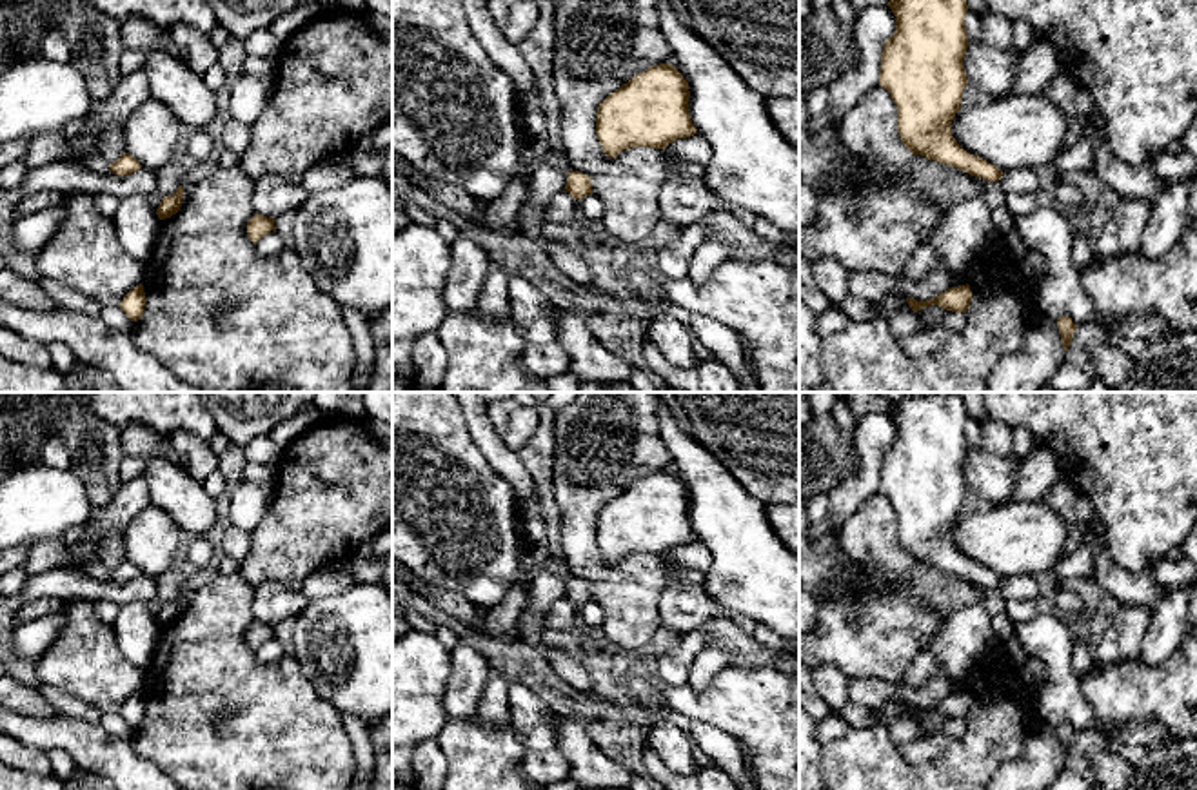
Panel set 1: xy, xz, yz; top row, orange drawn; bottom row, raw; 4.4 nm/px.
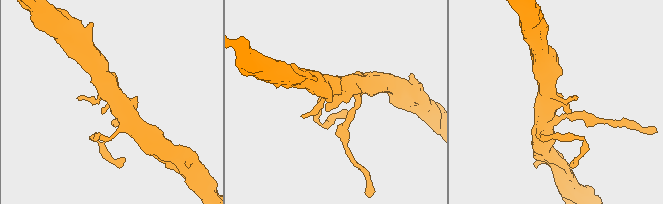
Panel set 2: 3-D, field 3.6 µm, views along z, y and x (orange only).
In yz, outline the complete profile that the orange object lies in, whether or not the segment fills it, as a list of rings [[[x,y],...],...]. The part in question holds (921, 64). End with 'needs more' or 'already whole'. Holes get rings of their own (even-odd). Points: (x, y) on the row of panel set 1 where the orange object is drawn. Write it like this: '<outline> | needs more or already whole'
[[[890,0],[895,33],[881,53],[879,85],[890,93],[897,107],[897,133],[912,154],[957,167],[970,176],[999,182],[1003,171],[986,160],[966,153],[952,136],[952,120],[961,109],[966,73],[963,58],[968,47],[965,16],[966,0]]] | already whole

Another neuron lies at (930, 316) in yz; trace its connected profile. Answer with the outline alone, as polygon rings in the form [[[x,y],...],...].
[[[930,305],[917,311],[921,320],[921,331],[930,331],[941,327],[941,320],[948,311],[939,305]]]

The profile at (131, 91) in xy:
[[[143,67],[118,82],[107,100],[91,105],[84,116],[85,129],[73,138],[67,138],[71,156],[67,162],[87,167],[89,153],[100,153],[100,136],[109,123],[124,123],[125,118],[149,98],[149,84]]]

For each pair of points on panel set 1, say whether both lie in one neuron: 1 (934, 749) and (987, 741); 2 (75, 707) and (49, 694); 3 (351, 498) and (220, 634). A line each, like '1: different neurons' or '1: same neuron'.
1: different neurons
2: same neuron
3: different neurons

